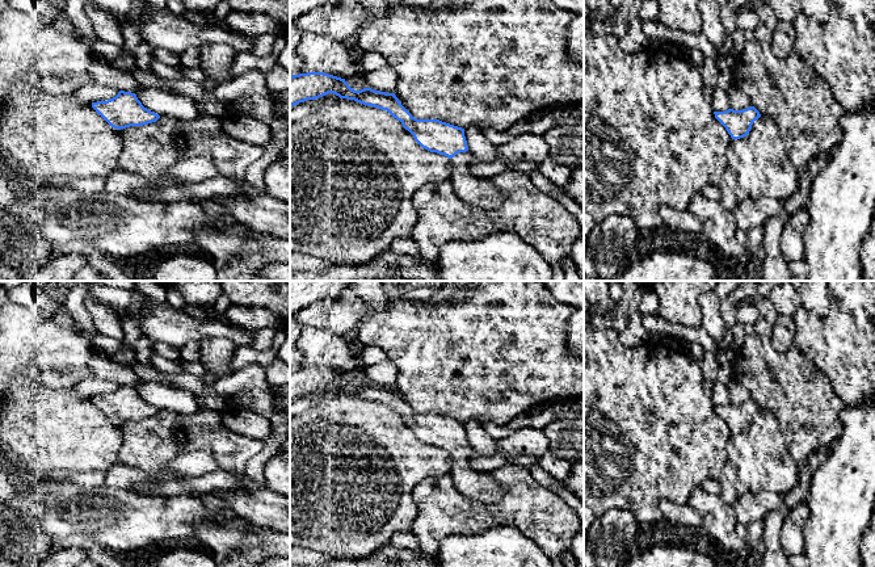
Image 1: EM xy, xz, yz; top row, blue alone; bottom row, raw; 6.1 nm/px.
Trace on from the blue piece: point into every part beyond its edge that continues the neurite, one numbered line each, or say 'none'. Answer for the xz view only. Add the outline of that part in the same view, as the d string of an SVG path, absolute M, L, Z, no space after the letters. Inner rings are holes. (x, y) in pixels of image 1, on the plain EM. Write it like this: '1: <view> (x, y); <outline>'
1: xz (480, 486); M472 445L457 448L451 452L450 475L455 487L466 496L480 503L496 503L505 491L488 471L480 471L471 466L476 455Z

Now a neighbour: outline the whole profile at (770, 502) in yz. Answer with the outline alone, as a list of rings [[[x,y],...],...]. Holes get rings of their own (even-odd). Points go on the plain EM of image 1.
[[[769,491],[757,492],[754,497],[767,511],[767,513],[778,511],[782,504],[781,495]]]

